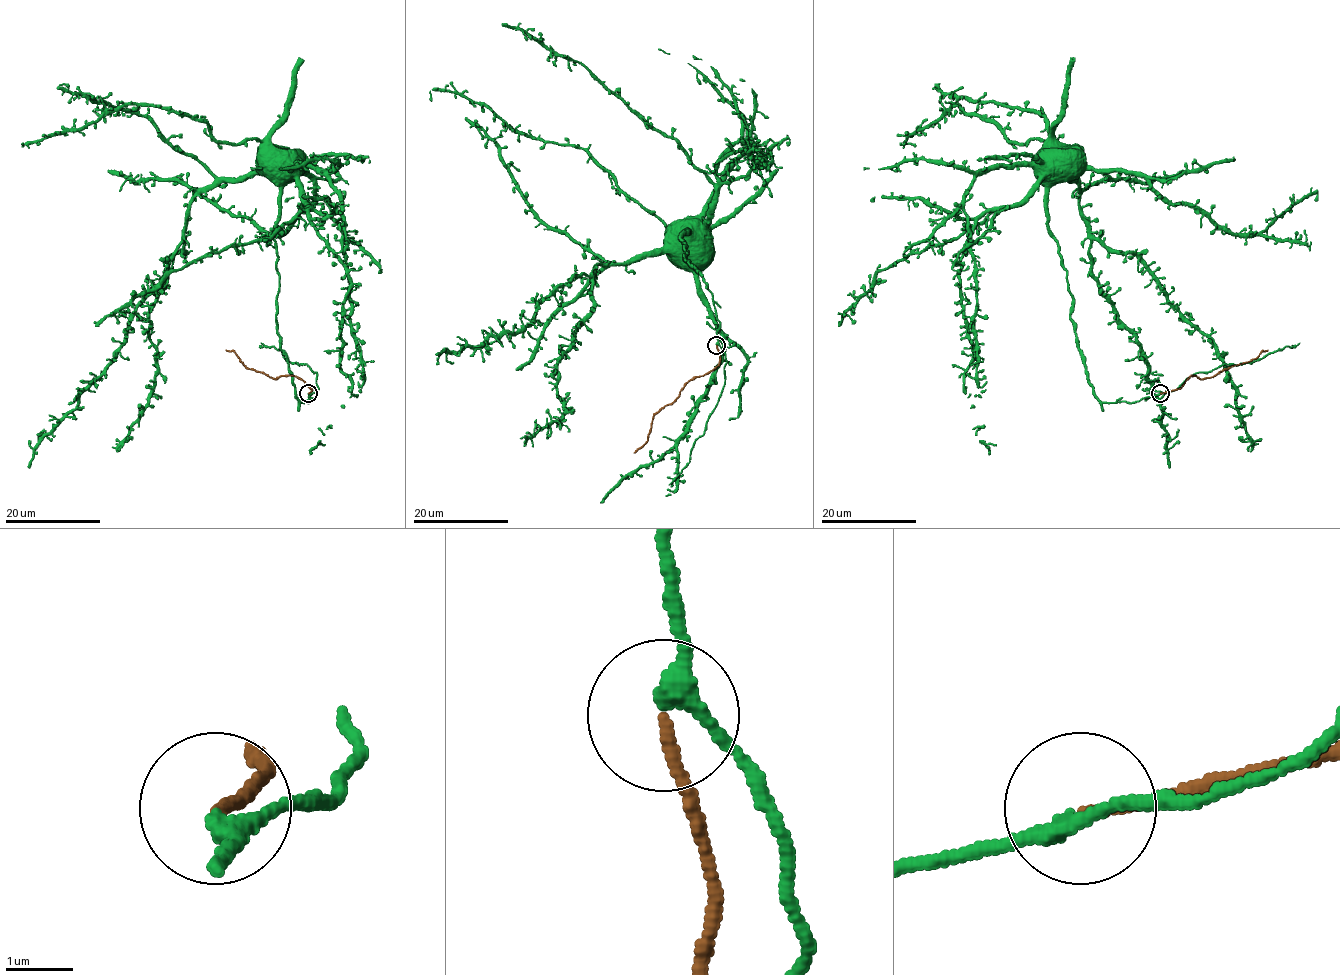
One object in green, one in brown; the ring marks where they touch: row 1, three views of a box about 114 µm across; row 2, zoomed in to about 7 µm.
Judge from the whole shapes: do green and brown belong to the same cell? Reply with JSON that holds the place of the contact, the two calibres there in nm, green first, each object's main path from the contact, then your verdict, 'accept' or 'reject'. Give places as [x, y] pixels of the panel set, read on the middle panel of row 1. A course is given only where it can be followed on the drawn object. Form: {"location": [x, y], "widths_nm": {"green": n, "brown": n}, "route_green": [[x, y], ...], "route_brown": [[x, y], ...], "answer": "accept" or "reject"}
{"location": [716, 345], "widths_nm": {"green": 240, "brown": 160}, "route_green": [[717, 345], [712, 293], [685, 257], [687, 232], [601, 264], [592, 310], [557, 365], [563, 416], [524, 435]], "route_brown": [[717, 345], [719, 364], [704, 376], [693, 377], [677, 397], [654, 415], [648, 440], [633, 452]], "answer": "reject"}

